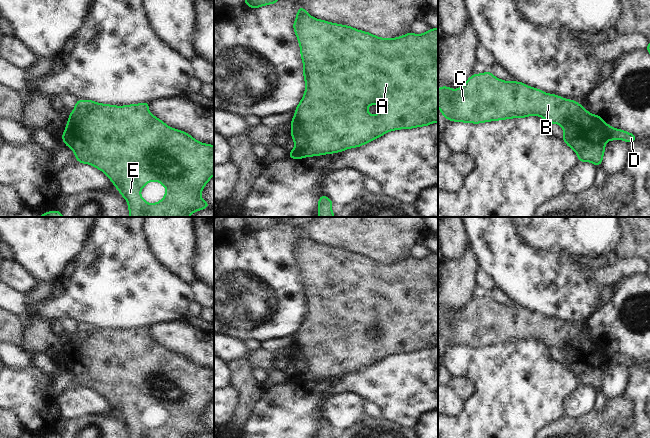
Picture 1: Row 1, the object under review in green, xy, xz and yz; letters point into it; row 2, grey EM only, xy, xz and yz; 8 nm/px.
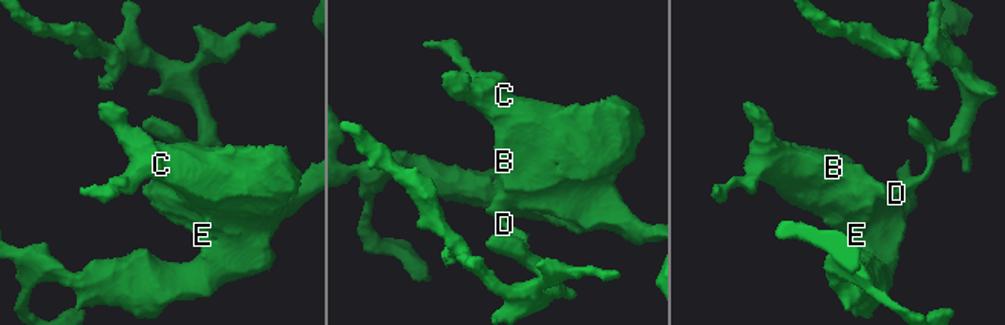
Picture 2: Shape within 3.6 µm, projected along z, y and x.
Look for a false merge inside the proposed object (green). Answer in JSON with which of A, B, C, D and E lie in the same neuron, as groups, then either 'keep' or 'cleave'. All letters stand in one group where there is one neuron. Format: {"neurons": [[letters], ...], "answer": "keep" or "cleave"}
{"neurons": [["A", "B", "C", "E"], ["D"]], "answer": "cleave"}

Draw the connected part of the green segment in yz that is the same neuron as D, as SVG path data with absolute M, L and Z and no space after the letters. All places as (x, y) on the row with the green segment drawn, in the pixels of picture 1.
M591 115L589 118L580 118L578 120L581 127L584 129L593 129L600 136L604 137L607 141L621 139L627 143L633 142L636 139L636 135L630 134L624 130L615 129L604 122L604 120L598 115Z

